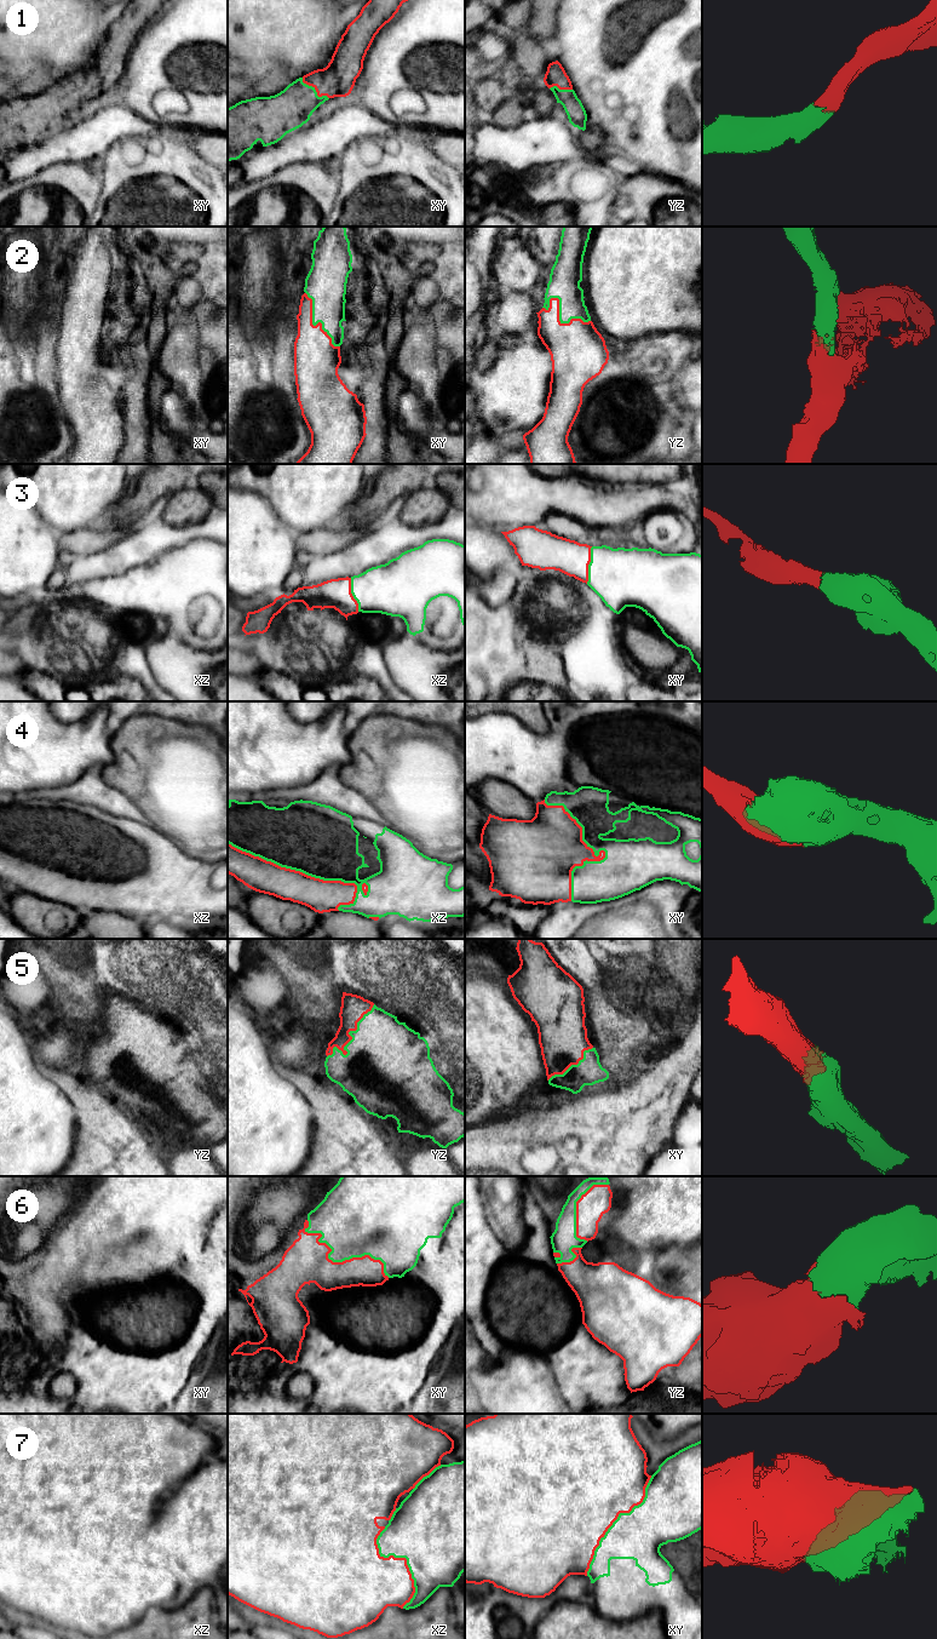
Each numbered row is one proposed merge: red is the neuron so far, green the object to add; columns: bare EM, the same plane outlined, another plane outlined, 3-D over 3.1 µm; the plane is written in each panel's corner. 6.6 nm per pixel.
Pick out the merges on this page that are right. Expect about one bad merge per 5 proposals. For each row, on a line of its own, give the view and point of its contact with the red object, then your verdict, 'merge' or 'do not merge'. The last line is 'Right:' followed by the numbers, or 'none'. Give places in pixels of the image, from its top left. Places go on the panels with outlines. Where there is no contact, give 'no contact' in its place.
1: contact xy (315, 89); merge
2: contact yz (558, 314); merge
3: contact xy (588, 563); merge
4: contact xz (299, 871); merge
5: contact yz (349, 1035); merge
6: contact xy (337, 1262); merge
7: contact xy (615, 1519); merge
Right: 1, 2, 3, 4, 5, 6, 7

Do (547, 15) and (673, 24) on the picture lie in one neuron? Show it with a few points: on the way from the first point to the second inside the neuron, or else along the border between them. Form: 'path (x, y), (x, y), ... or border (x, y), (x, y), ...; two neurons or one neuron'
border (557, 12), (557, 26), (553, 30); two neurons

